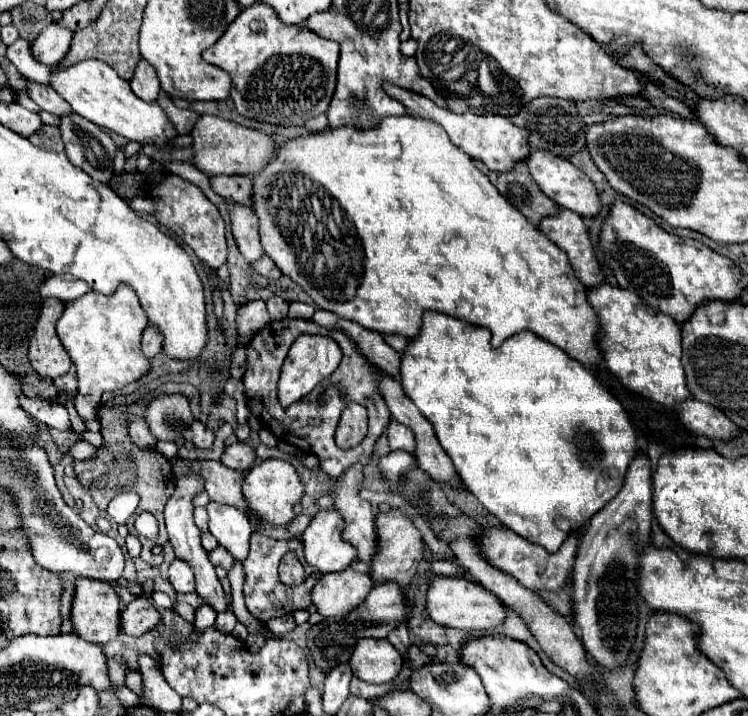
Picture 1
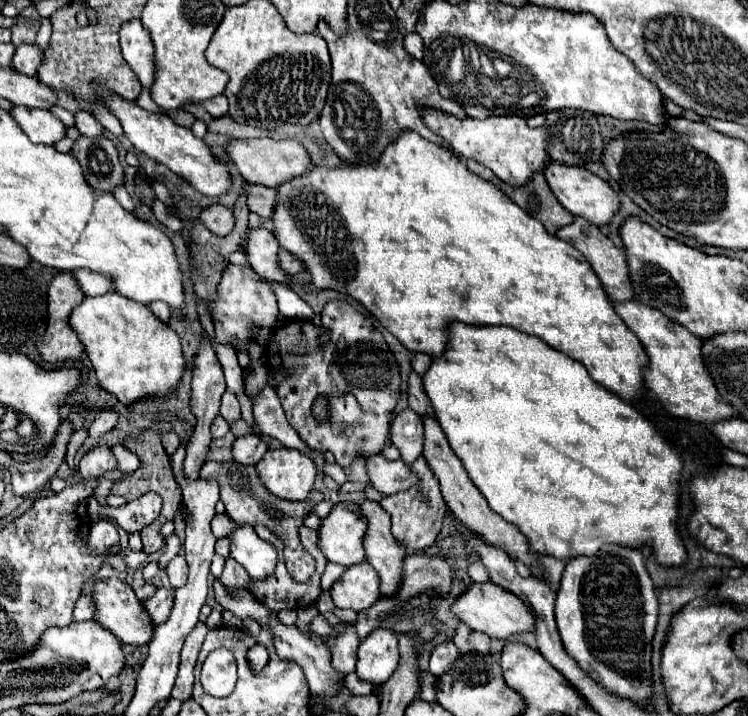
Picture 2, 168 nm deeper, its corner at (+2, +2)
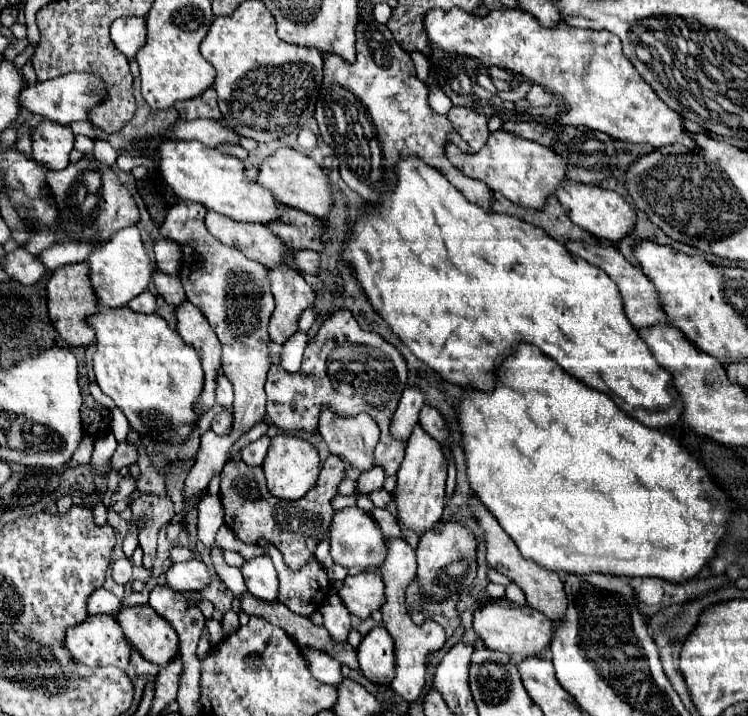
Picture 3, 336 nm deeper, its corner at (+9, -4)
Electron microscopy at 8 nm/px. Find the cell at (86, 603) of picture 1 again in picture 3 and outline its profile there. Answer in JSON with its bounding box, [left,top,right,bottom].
[116,606,178,666]

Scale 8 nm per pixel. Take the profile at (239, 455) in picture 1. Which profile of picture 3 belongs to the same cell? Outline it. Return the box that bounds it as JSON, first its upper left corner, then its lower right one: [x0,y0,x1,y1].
[242,436,270,466]

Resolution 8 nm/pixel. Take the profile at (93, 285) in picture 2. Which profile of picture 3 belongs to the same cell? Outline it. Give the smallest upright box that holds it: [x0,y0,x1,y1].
[90,226,152,308]

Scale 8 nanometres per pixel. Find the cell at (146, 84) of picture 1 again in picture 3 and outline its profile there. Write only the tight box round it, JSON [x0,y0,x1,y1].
[112,16,146,60]

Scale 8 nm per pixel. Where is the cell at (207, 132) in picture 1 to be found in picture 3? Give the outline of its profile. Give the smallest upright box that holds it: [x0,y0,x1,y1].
[258,148,334,218]

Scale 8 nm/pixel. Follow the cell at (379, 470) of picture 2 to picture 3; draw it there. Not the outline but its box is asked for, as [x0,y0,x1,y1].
[318,406,380,472]

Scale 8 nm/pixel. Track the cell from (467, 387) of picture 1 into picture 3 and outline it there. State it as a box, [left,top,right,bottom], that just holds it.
[458,344,732,582]

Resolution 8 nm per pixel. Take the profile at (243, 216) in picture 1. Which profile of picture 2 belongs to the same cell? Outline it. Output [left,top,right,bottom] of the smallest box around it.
[245,226,287,282]

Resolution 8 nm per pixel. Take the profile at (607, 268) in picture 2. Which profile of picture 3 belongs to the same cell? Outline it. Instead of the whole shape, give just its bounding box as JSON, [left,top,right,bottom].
[566,242,668,330]

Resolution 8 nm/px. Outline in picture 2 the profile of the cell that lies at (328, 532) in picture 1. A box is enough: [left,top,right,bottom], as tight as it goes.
[317,504,365,568]

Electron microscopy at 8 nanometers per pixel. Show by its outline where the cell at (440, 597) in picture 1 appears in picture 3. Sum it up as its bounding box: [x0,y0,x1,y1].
[474,598,554,658]

